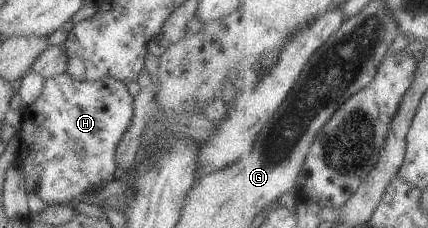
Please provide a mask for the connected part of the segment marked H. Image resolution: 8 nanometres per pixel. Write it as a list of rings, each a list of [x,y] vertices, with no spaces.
[[[66,73],[45,78],[42,92],[38,94],[38,98],[36,98],[31,105],[21,108],[21,126],[17,131],[19,145],[16,151],[16,160],[19,163],[20,169],[22,169],[21,186],[23,186],[25,192],[28,194],[36,194],[36,196],[39,196],[49,205],[71,205],[87,193],[92,193],[94,190],[98,190],[102,182],[110,181],[110,178],[118,173],[118,168],[115,165],[116,162],[114,162],[114,150],[116,150],[116,144],[120,142],[122,134],[124,134],[124,132],[126,132],[126,128],[130,126],[133,100],[132,96],[128,94],[126,86],[124,86],[120,80],[114,80],[114,78],[110,78],[110,76],[104,76],[104,78],[93,80],[92,82],[74,80],[72,76],[68,76]]]

